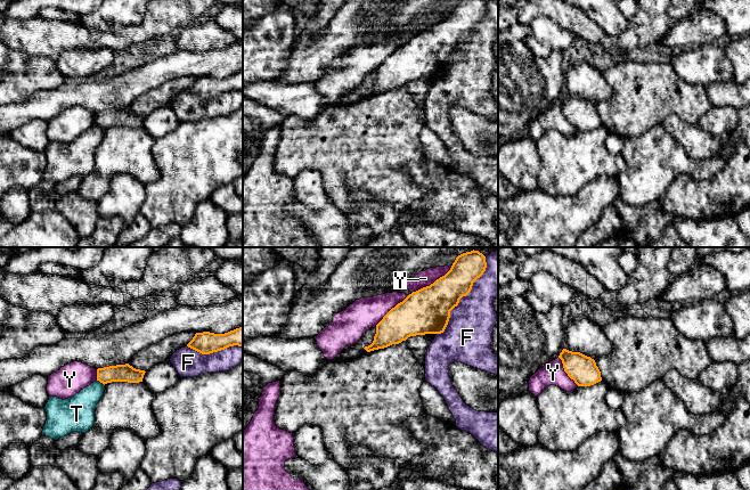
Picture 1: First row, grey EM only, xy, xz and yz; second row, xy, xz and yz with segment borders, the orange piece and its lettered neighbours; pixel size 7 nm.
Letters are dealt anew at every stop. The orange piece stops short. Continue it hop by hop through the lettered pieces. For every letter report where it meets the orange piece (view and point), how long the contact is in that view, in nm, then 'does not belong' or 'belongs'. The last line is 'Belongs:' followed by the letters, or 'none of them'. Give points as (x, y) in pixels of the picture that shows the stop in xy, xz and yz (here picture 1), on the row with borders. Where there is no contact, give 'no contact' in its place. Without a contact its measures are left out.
F: xz (462, 296) | 650 nm | does not belong
T: xy (100, 382) | 70 nm | does not belong
Y: xz (433, 283) | 340 nm | does not belong
Belongs: none of them

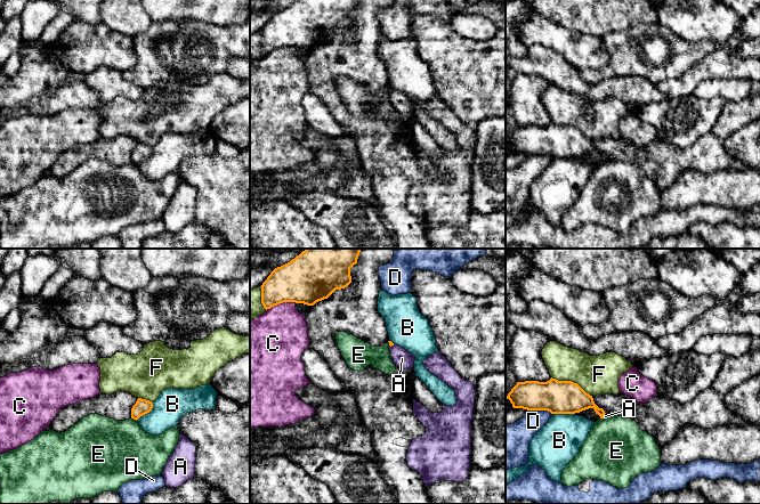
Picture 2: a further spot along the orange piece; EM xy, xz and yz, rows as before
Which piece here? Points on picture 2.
A: xz (391, 344) | 40 nm | belongs
B: yz (563, 413) | 150 nm | does not belong
C: xz (281, 302) | 220 nm | does not belong
D: yz (540, 409) | 180 nm | does not belong
E: xy (134, 419) | 50 nm | does not belong
F: yz (571, 381) | 320 nm | does not belong
Belongs: A

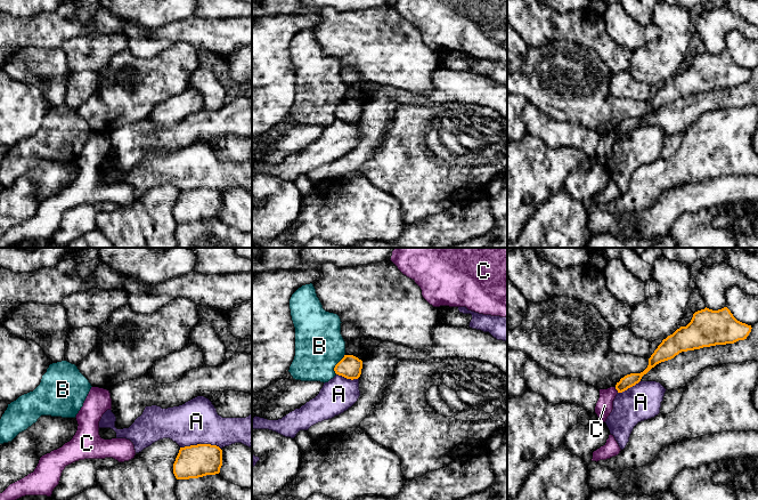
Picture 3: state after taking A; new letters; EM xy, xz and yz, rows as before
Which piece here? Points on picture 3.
A: xy (201, 444) | 280 nm | does not belong
B: xz (336, 364) | 160 nm | does not belong
C: yz (616, 388) | 50 nm | does not belong
Belongs: none of them

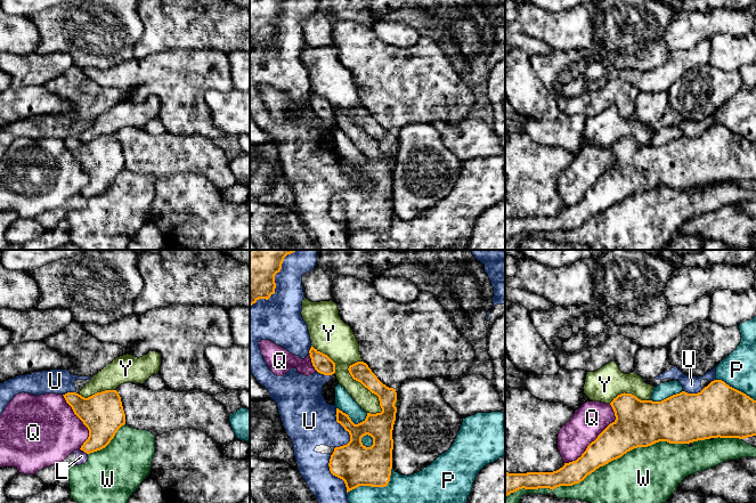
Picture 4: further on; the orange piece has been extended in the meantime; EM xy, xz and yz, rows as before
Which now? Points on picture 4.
L: xy (83, 451) | 70 nm | does not belong
P: xz (374, 486) | 360 nm | does not belong
Q: yz (596, 438) | 550 nm | does not belong
U: xz (274, 281) | 500 nm | does not belong
W: yz (595, 469) | 1300 nm | does not belong
Y: xz (366, 387) | 400 nm | does not belong
Belongs: none of them

